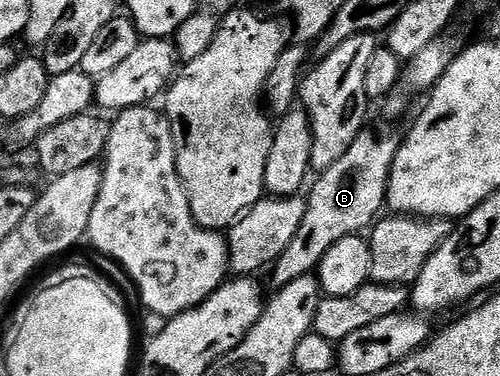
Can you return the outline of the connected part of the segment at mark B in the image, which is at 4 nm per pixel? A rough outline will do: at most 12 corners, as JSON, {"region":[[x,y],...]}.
{"region":[[364,130],[314,177],[270,269],[312,275],[333,242],[376,223],[400,133]]}

